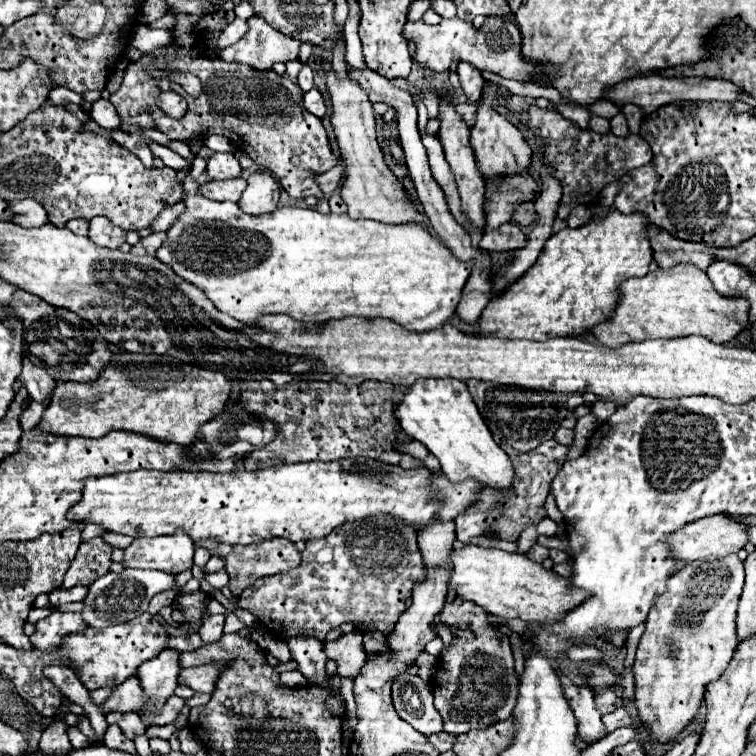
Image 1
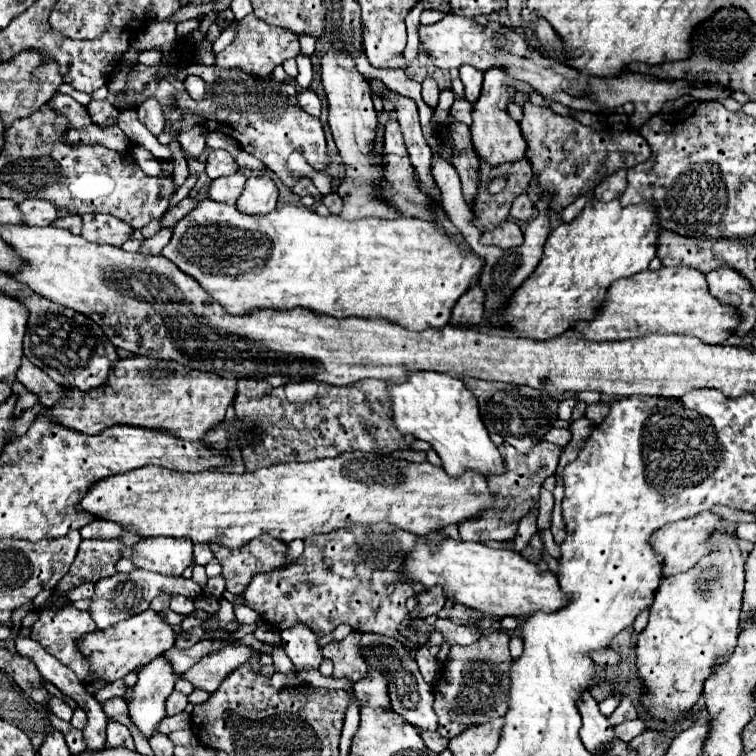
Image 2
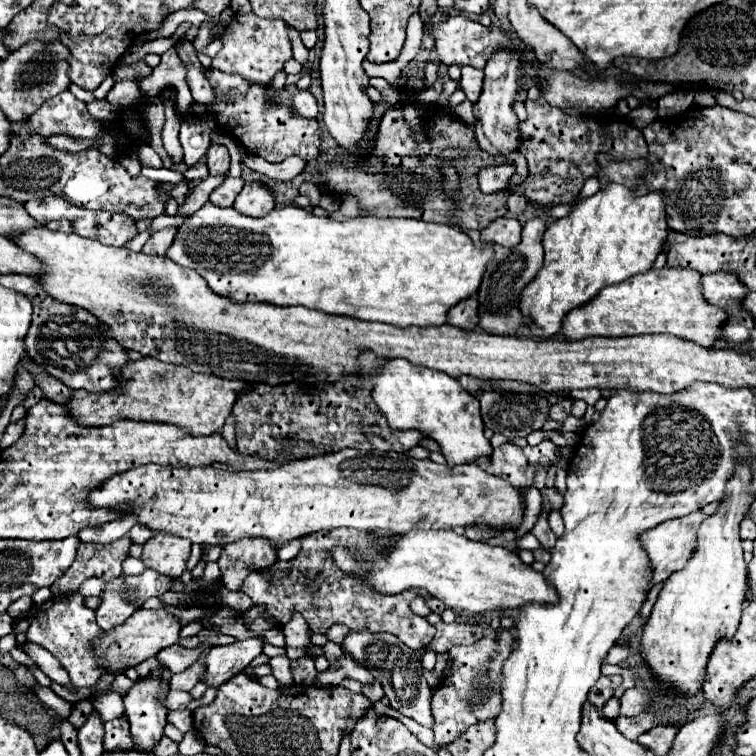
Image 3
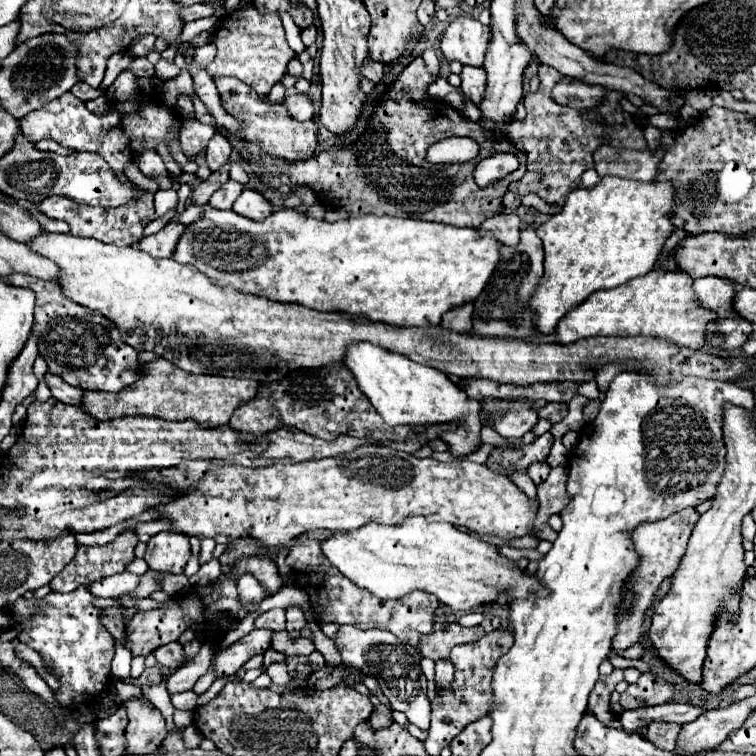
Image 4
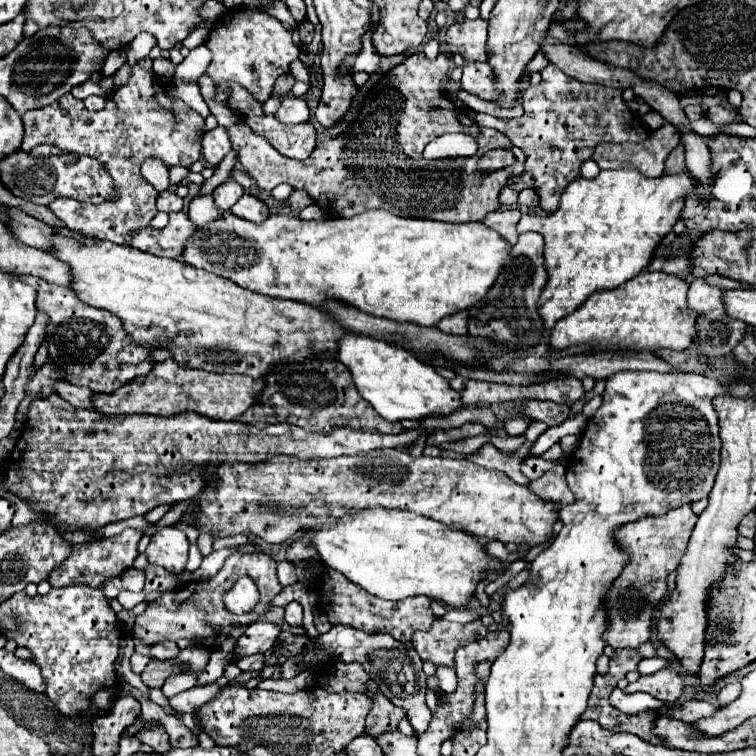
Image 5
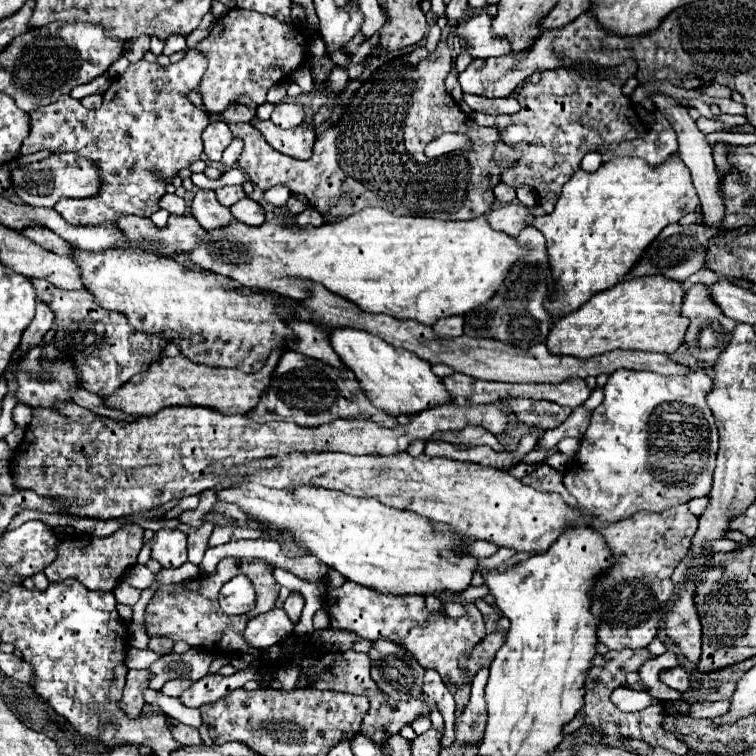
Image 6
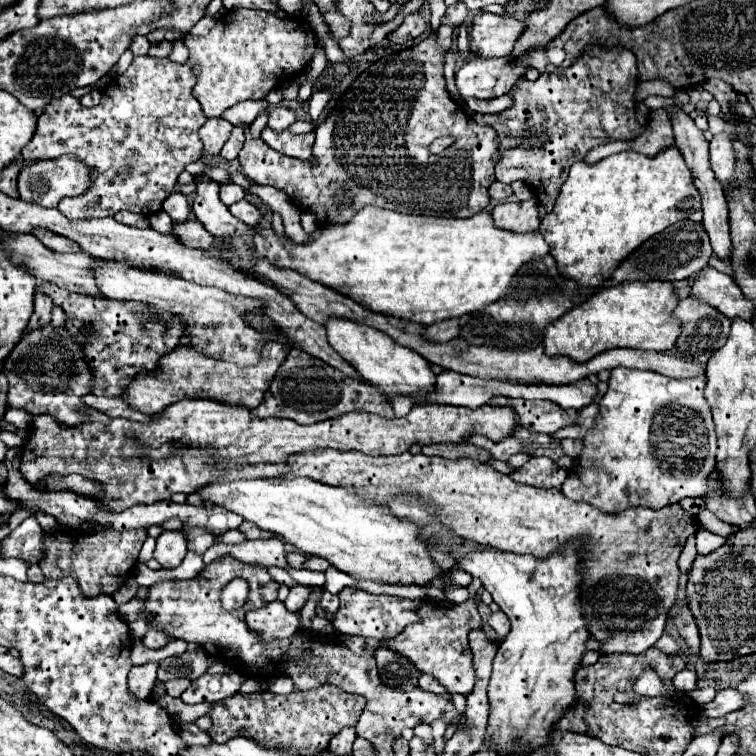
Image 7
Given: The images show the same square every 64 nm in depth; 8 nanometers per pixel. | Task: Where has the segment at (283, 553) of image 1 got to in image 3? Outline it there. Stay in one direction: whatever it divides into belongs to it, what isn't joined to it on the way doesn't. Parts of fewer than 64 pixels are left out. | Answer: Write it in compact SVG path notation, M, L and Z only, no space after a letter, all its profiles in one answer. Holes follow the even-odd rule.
M242 538L236 544L230 546L222 546L222 554L218 558L218 566L222 570L222 582L228 590L240 590L244 578L254 572L254 570L262 570L262 568L270 568L274 562L278 560L278 546L270 540L264 538Z

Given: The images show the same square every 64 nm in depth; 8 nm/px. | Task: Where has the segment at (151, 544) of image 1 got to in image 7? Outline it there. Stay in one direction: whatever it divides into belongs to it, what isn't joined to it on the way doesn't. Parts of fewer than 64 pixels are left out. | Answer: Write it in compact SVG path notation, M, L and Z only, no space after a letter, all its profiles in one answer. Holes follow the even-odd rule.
M164 530L156 538L154 558L162 564L162 568L176 568L186 556L186 538L182 532Z

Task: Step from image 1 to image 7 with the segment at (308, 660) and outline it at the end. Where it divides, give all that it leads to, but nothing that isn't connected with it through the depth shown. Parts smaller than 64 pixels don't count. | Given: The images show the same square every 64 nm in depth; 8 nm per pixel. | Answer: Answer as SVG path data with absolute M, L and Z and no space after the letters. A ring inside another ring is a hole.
M294 586L294 588L290 588L290 594L288 594L284 604L286 604L286 608L290 612L300 612L302 606L306 604L308 596L310 596L310 588L308 586Z

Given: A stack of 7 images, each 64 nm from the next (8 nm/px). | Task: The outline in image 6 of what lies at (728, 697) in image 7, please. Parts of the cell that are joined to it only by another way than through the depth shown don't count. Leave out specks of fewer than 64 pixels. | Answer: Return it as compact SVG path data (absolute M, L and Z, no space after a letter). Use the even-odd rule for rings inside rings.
M700 700L700 702L694 702L688 710L688 714L692 718L716 718L724 712L728 712L730 708L730 700L720 700L720 702L706 702L706 700Z

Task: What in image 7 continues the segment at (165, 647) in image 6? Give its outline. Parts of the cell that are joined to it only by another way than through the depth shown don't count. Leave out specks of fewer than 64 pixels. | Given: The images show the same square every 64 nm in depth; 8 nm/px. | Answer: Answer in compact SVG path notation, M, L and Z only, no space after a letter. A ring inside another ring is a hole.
M148 628L148 634L144 636L144 644L148 648L164 648L168 642L170 642L170 638L164 632L154 630L154 628Z

